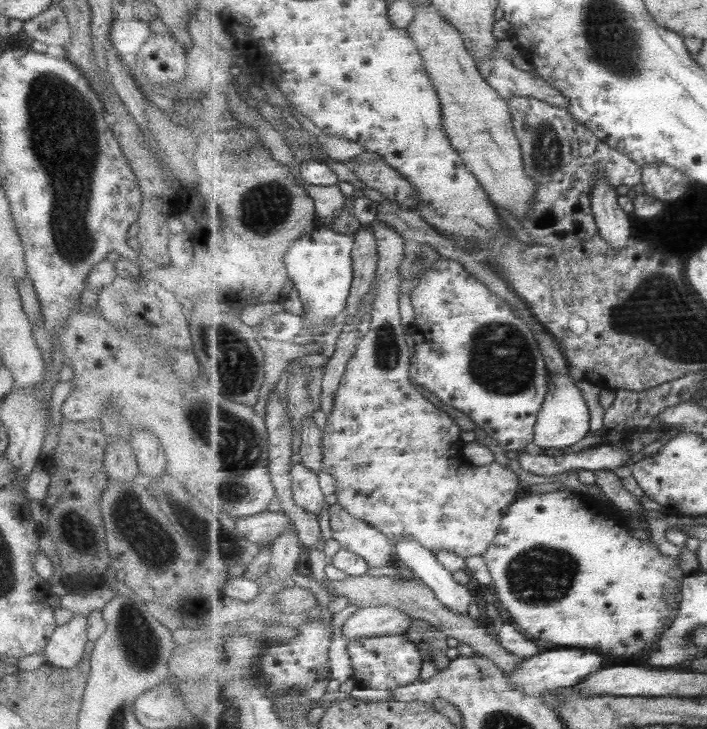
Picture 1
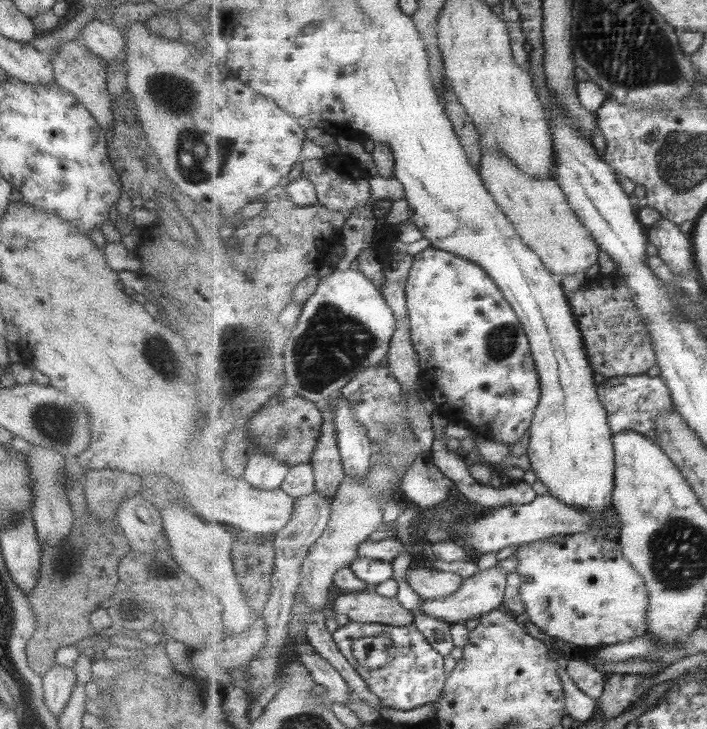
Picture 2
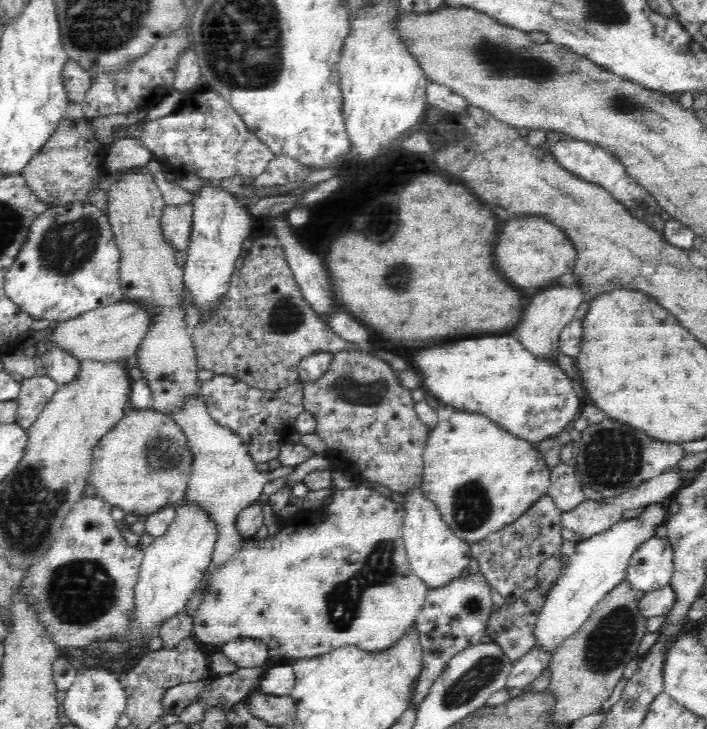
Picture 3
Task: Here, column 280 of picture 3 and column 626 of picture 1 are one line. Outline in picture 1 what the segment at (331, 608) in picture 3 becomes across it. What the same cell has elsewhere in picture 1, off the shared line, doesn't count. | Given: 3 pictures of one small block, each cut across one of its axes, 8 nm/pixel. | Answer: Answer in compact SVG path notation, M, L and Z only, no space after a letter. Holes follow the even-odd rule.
M569 491L546 492L520 496L505 512L499 532L482 557L487 561L490 573L494 580L493 591L496 591L498 599L504 605L511 621L514 622L526 636L532 640L549 640L565 648L587 648L587 651L595 651L601 654L610 653L613 656L641 655L651 649L661 635L670 626L670 622L678 617L680 602L682 601L682 580L687 574L683 573L679 561L660 552L649 539L640 540L633 538L625 520L615 513L614 506L604 505L599 499L589 496L587 493Z

